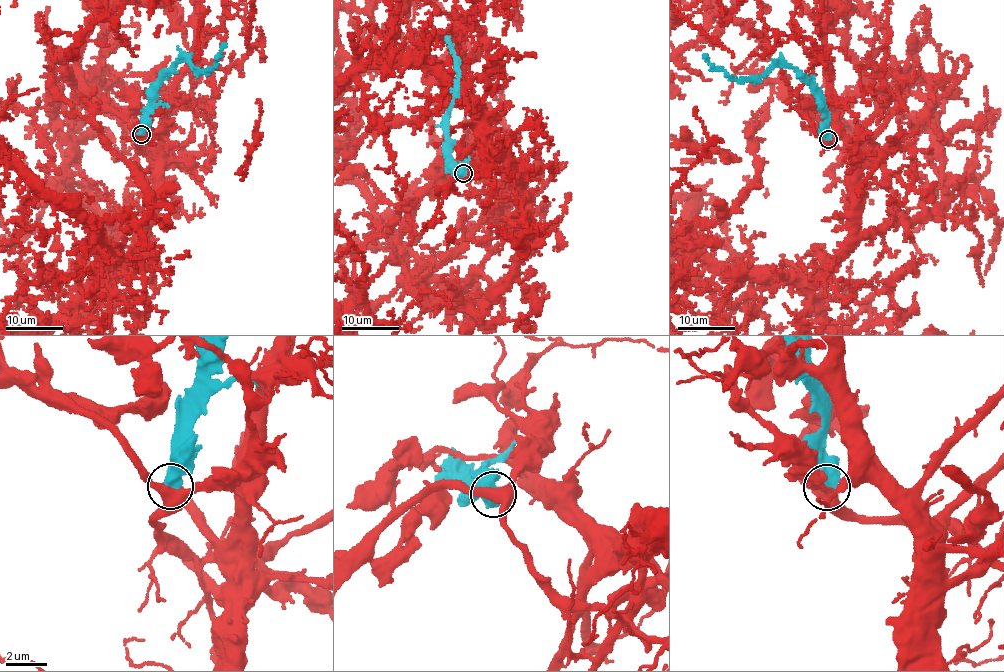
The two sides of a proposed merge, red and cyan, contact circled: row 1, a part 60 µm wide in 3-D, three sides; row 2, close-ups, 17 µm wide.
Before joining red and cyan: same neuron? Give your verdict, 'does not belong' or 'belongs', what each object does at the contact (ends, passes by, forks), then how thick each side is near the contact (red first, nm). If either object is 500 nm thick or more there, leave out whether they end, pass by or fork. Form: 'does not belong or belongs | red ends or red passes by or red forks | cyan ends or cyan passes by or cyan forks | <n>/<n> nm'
does not belong | 420/750 nm

